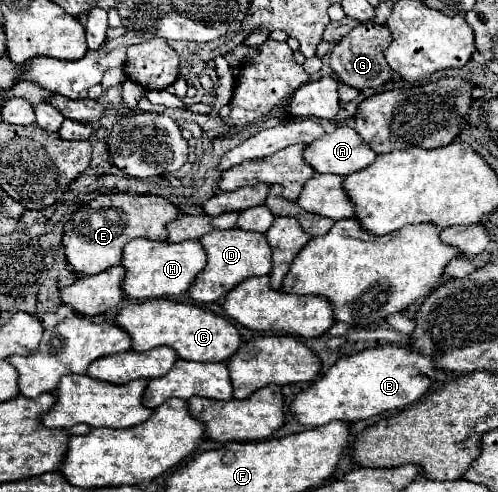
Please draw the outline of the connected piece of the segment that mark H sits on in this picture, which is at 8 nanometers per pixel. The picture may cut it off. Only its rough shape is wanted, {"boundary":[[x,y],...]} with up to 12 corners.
{"boundary":[[195,239],[123,249],[131,299],[187,293],[207,265]]}

